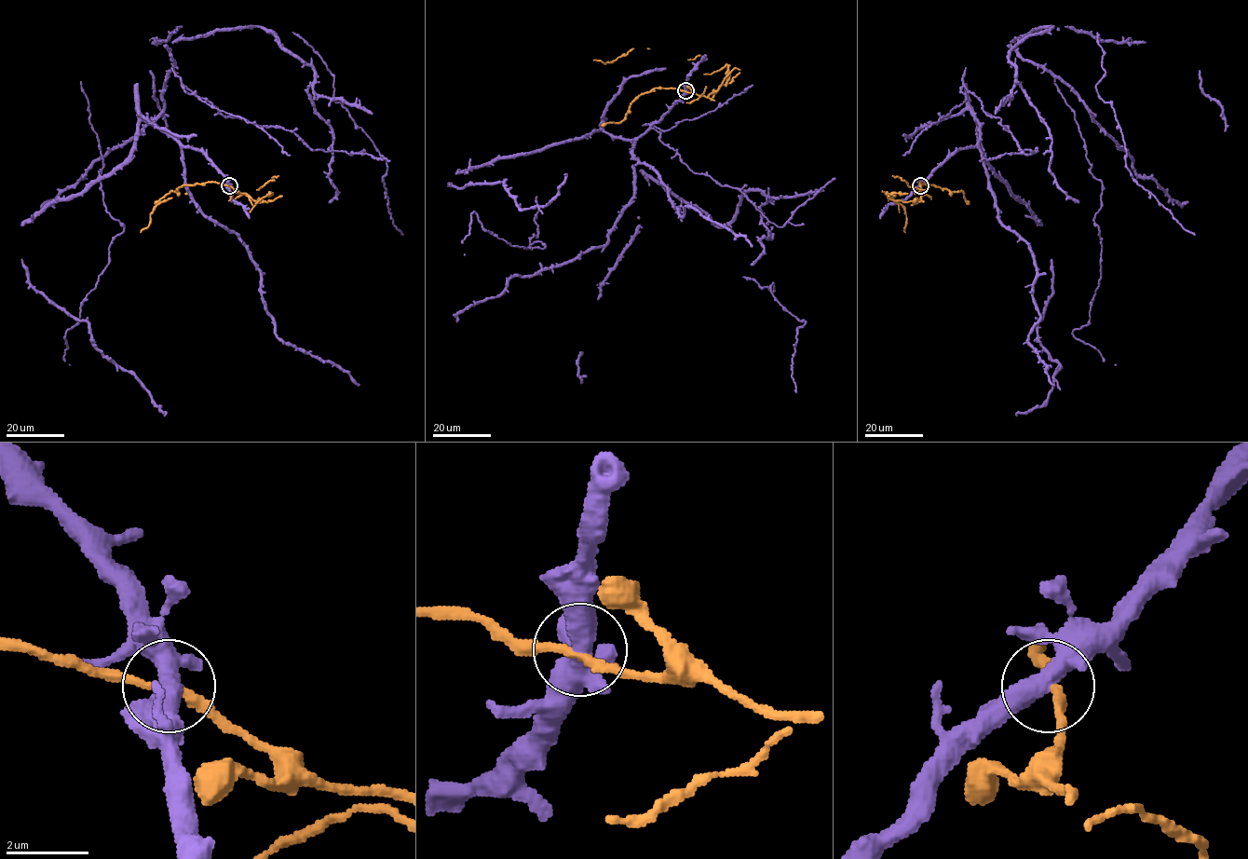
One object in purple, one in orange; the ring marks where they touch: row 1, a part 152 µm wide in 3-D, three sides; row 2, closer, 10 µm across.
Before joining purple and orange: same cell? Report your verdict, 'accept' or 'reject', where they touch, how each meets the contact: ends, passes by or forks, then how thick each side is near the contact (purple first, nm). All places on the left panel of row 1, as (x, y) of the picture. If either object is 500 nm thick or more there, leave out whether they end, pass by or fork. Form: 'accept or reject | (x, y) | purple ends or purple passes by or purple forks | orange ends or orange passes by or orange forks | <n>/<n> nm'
reject | (229, 185) | purple forks | orange passes by | 400/200 nm

